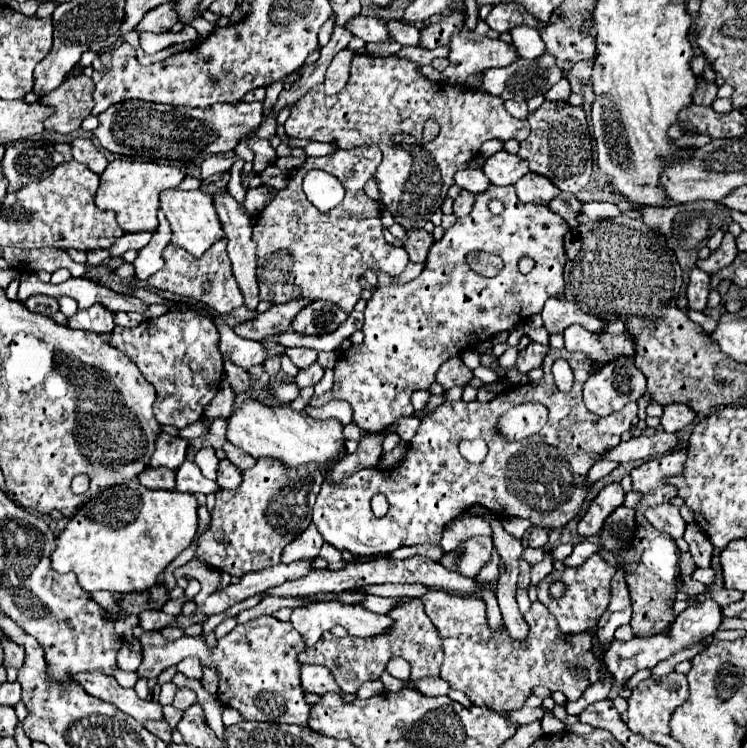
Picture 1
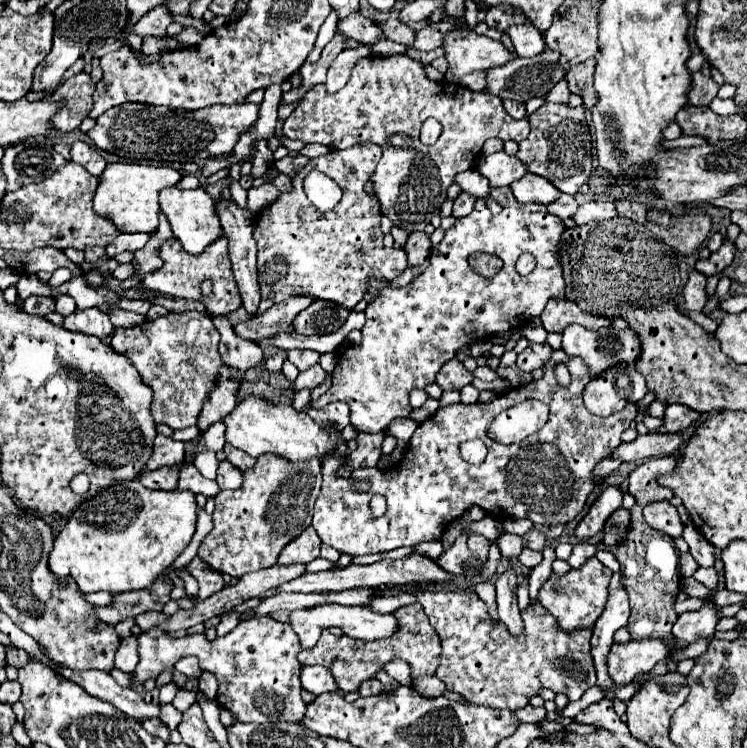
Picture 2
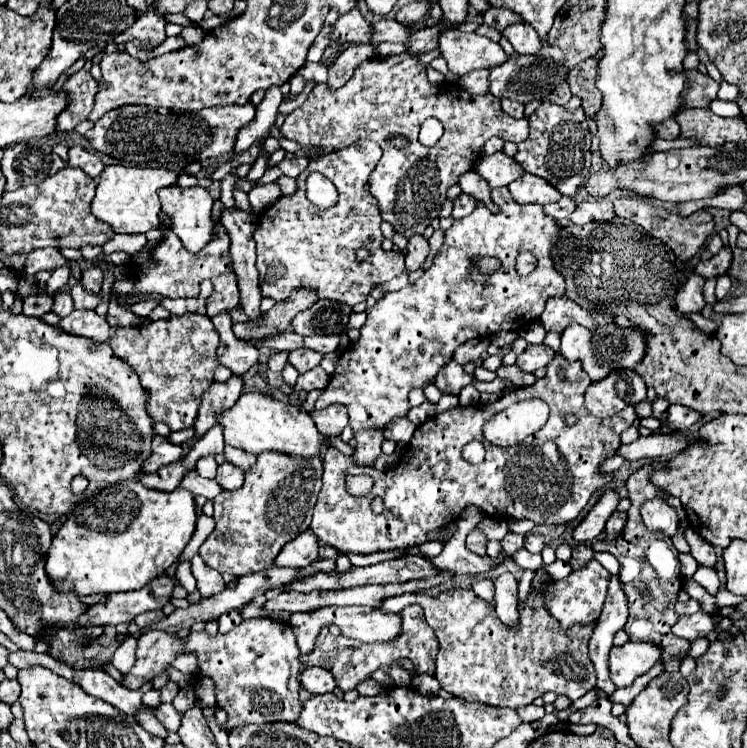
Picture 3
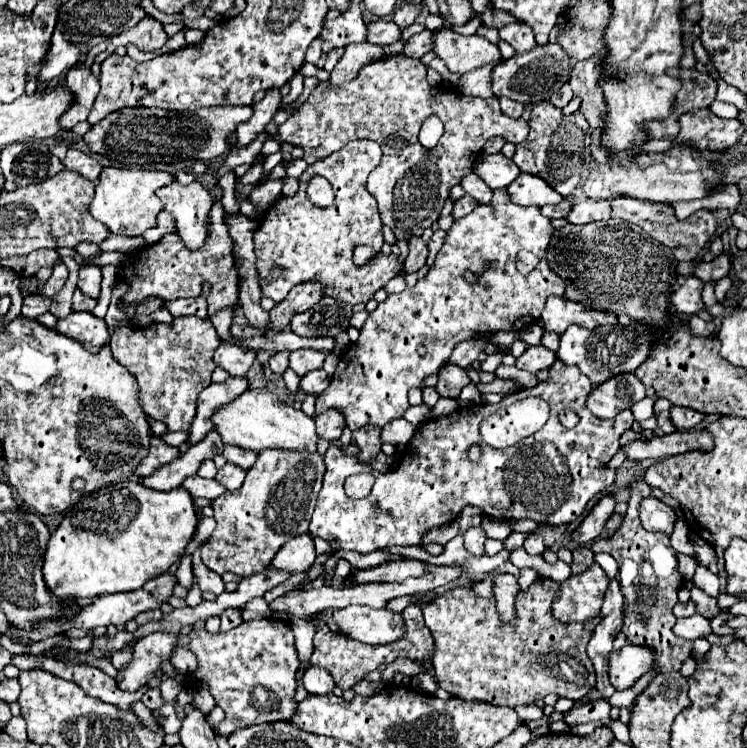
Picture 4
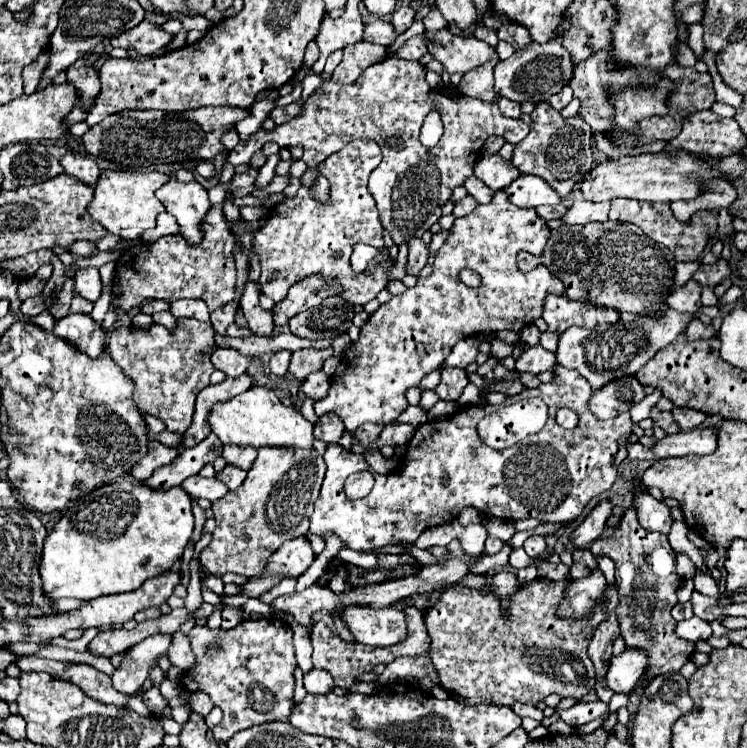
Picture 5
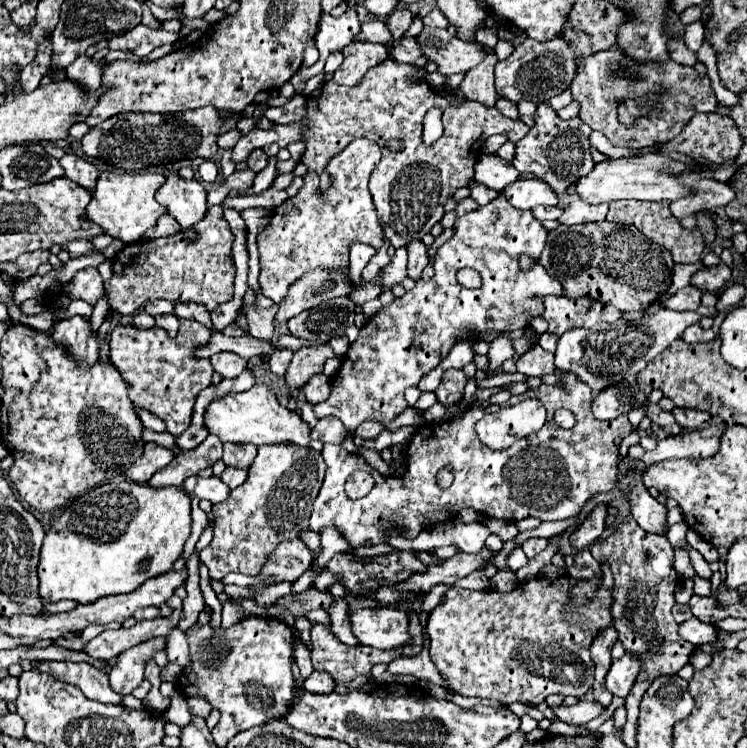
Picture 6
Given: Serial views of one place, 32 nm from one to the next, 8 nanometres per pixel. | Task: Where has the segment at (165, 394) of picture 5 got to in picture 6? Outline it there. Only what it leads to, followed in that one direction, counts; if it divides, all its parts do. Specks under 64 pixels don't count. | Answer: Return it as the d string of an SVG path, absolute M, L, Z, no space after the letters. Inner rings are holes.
M180 318L180 330L174 338L170 338L168 332L158 326L148 330L140 330L136 326L116 326L110 332L110 360L132 386L132 402L138 408L158 416L166 424L166 430L174 436L180 436L188 428L198 392L210 386L214 372L212 364L210 360L196 356L196 350L206 346L210 338L212 330L208 326L186 318Z

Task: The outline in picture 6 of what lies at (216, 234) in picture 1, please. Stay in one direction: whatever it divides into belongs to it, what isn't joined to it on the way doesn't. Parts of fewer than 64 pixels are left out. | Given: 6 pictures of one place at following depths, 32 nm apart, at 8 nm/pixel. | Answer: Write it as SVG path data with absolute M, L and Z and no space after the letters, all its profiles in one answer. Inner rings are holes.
M172 172L168 174L164 186L156 192L156 200L166 206L168 214L176 218L184 236L192 240L198 236L194 224L200 222L208 210L206 190L200 182L182 180L178 178L178 172Z

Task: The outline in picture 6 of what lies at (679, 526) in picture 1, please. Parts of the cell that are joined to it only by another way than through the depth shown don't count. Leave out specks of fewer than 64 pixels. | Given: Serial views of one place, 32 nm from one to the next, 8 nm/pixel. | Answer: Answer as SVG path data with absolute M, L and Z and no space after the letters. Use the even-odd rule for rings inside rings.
M636 470L636 472L630 472L628 476L618 476L618 482L622 490L628 490L628 498L632 504L630 512L640 524L640 528L644 528L646 532L664 534L668 530L666 528L668 510L664 504L652 498L648 490L640 484L640 472Z

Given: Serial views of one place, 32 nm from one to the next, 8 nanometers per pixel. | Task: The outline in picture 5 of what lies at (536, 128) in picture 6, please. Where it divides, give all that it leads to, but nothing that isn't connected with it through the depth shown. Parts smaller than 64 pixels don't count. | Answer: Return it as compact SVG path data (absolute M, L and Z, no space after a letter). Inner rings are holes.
M548 102L536 104L530 118L530 134L520 144L516 144L512 162L522 174L534 174L546 180L564 198L576 188L576 184L580 184L580 180L588 176L592 168L592 128L578 114L572 118L562 118L560 112L554 110Z

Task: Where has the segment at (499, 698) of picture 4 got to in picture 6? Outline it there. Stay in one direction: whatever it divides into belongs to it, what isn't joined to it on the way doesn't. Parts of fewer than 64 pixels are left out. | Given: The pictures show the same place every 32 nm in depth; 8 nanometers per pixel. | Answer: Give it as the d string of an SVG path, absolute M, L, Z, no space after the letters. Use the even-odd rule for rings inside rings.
M538 576L530 582L518 584L516 590L508 594L500 594L496 590L474 592L458 586L448 588L444 602L430 612L426 622L426 634L430 636L430 658L440 676L446 680L448 690L462 696L492 698L504 706L510 706L512 702L528 702L538 706L550 694L582 698L594 684L594 668L588 652L590 642L612 618L612 600L608 594L612 586L608 586L608 580L604 578L604 588L600 590L600 596L596 596L596 604L592 604L584 616L564 616L564 612L560 612L560 604L568 598L568 584L576 584L576 580L570 576L558 580Z

